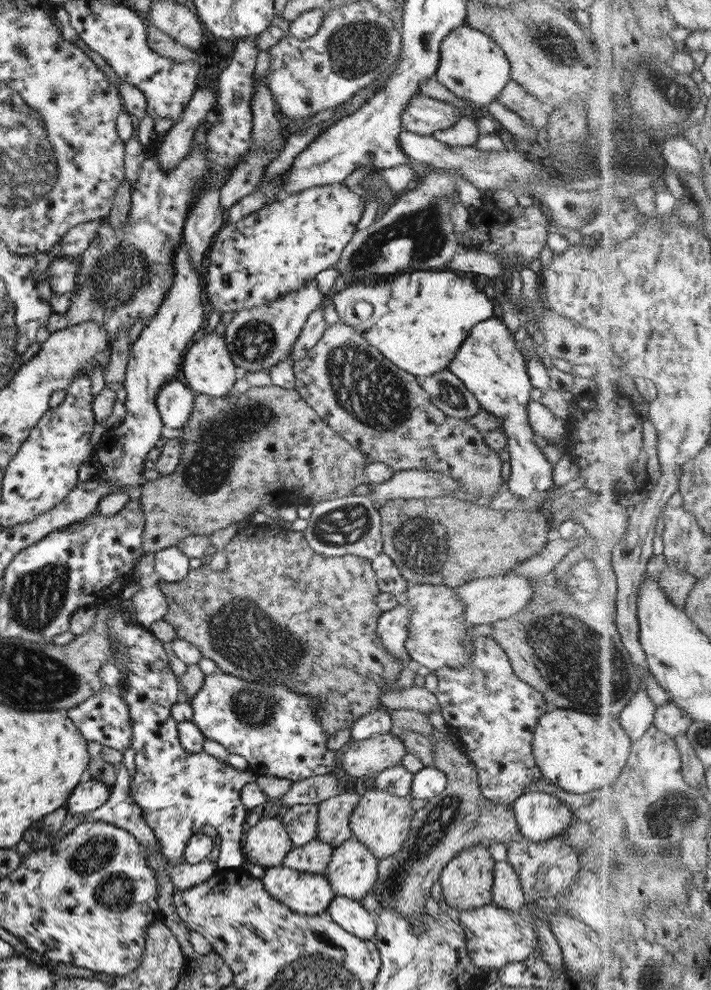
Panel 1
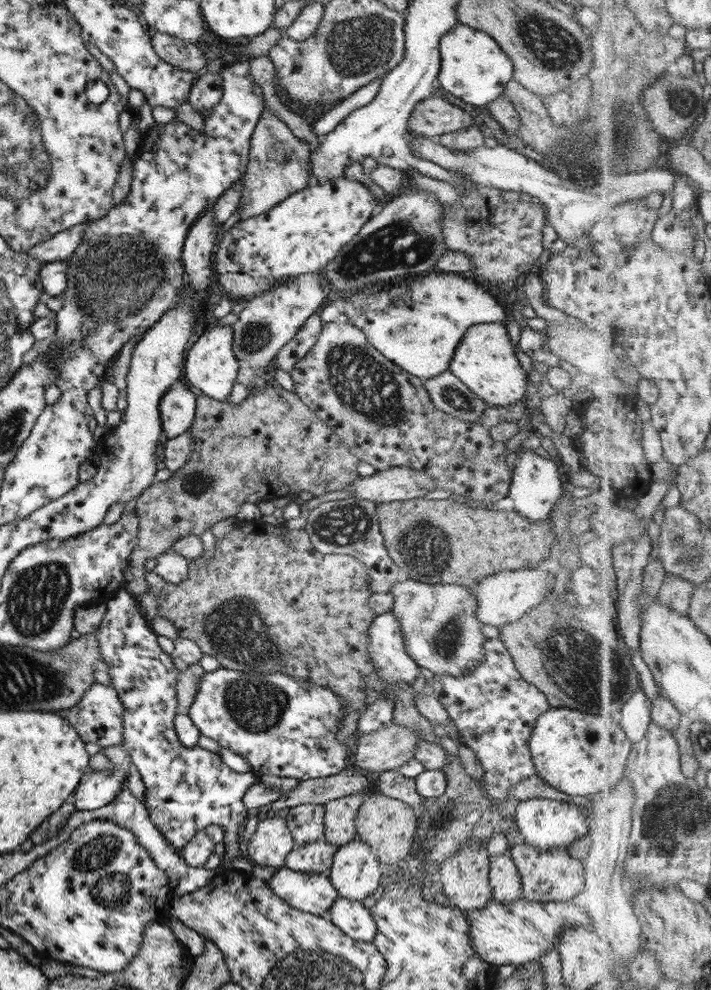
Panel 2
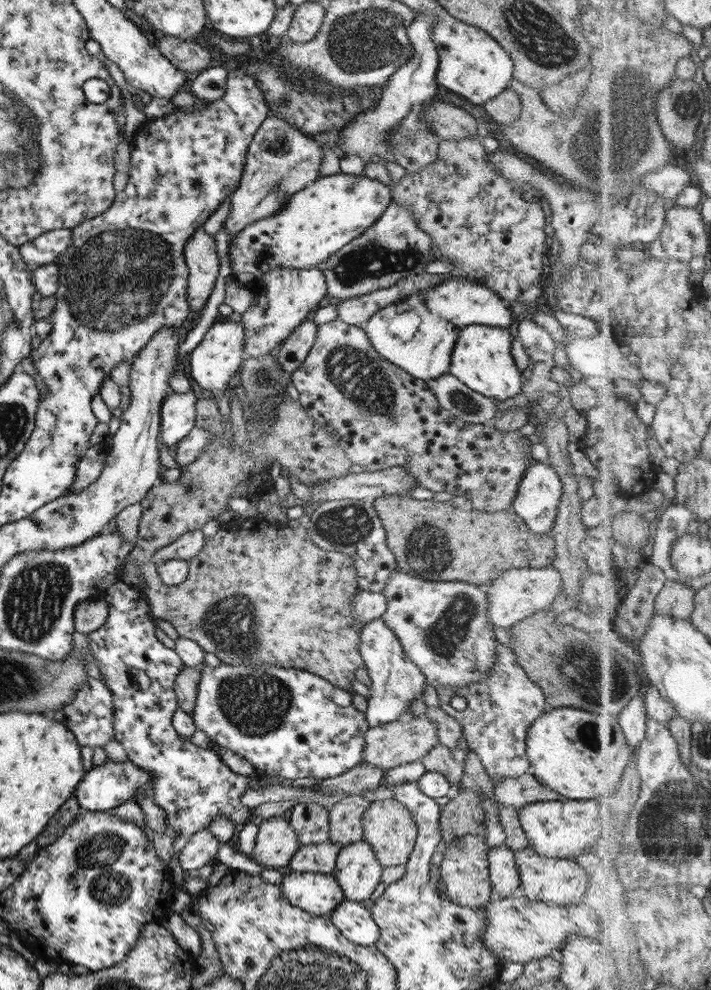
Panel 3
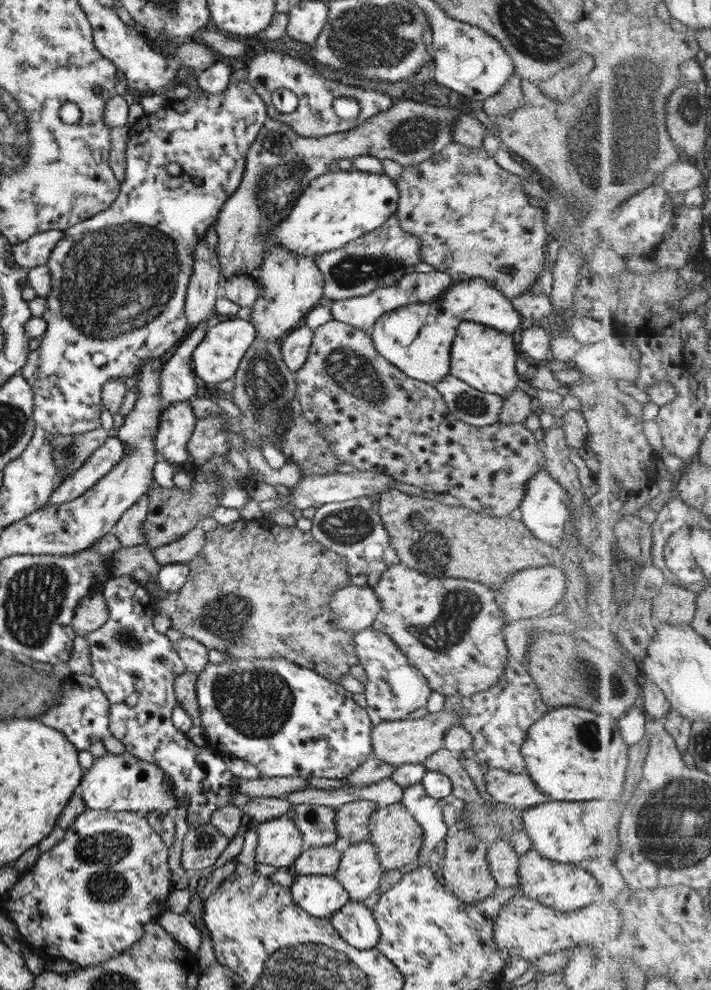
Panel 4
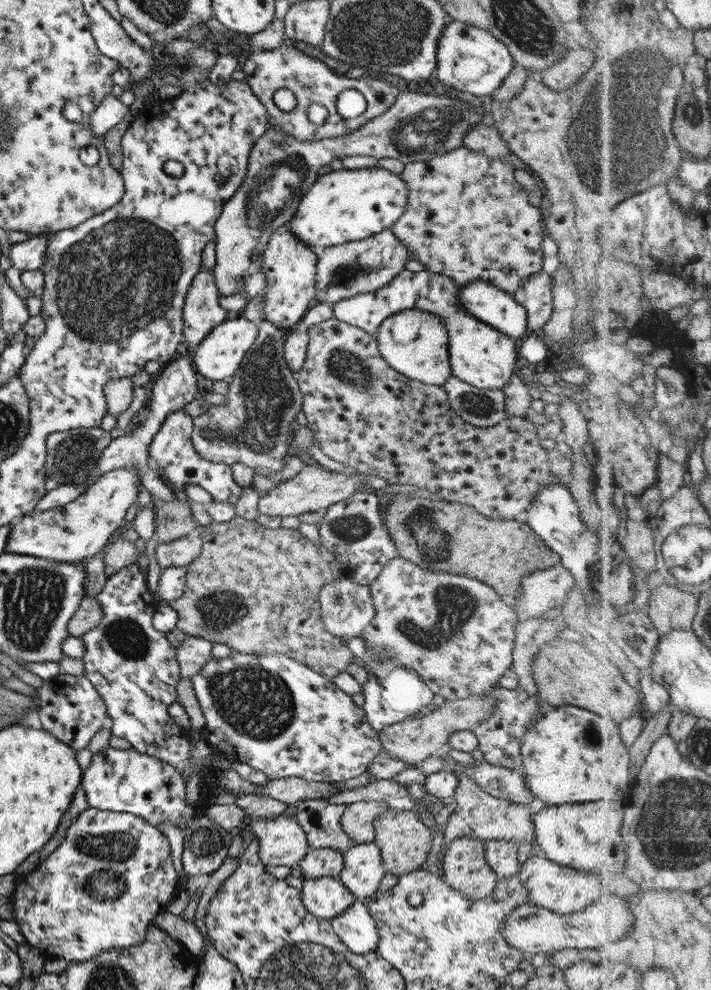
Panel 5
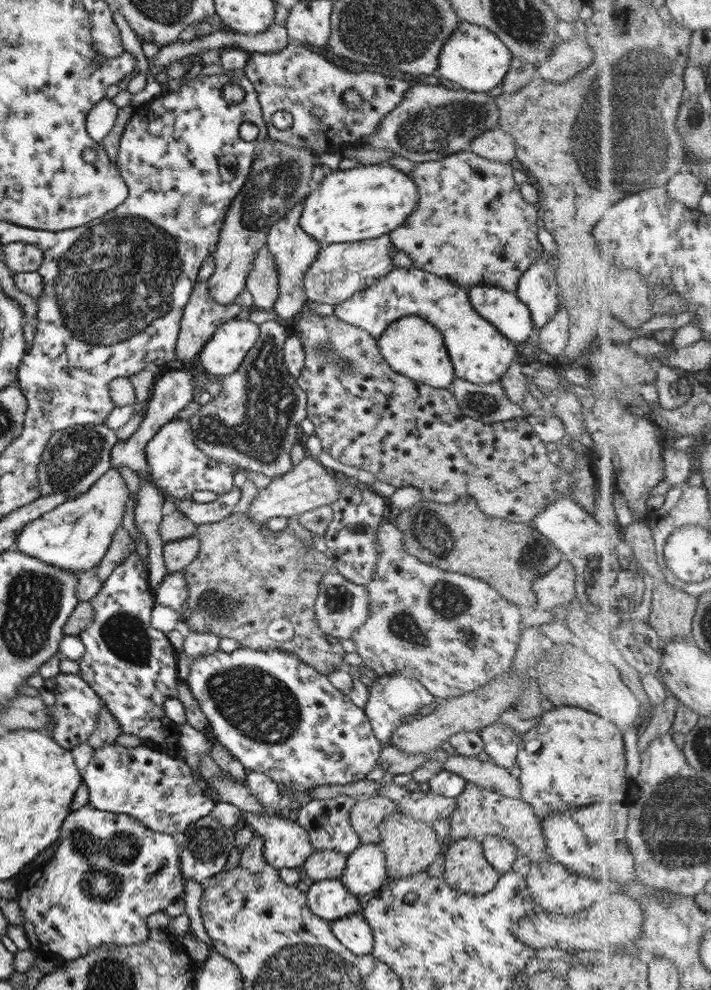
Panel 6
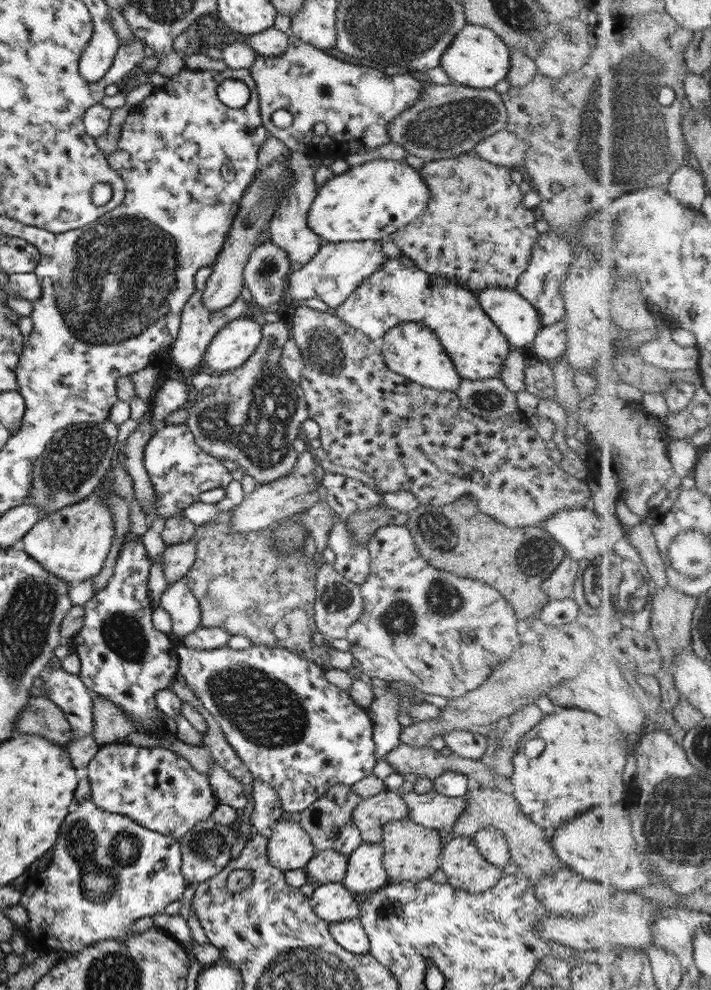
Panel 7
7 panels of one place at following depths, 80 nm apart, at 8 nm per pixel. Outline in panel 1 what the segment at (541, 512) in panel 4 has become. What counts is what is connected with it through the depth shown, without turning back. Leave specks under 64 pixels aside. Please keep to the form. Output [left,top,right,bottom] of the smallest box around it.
[448,317,555,512]

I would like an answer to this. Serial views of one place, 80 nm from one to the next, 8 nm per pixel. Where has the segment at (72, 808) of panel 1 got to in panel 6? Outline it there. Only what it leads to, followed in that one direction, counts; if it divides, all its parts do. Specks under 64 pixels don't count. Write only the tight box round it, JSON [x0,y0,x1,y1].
[81,744,215,838]

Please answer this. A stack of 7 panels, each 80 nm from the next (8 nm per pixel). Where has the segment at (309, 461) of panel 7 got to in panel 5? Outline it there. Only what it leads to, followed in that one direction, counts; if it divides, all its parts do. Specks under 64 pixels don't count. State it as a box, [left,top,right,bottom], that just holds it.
[258,462,372,516]

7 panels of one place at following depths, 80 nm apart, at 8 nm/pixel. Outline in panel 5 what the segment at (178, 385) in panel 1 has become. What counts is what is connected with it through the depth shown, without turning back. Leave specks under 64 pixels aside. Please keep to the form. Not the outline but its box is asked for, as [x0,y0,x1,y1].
[148,409,242,506]

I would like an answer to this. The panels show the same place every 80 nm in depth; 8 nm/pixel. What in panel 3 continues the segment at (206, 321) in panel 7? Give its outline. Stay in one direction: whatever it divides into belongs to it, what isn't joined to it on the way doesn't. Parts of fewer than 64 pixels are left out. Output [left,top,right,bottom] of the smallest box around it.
[183,227,219,312]

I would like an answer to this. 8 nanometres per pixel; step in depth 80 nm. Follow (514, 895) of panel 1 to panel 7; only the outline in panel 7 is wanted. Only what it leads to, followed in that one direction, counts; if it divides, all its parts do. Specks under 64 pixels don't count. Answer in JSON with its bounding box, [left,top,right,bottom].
[471,827,509,868]

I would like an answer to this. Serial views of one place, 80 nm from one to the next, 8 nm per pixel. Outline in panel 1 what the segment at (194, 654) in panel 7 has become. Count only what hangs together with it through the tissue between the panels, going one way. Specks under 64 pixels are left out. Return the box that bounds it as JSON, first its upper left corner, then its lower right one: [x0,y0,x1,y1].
[188,671,337,782]

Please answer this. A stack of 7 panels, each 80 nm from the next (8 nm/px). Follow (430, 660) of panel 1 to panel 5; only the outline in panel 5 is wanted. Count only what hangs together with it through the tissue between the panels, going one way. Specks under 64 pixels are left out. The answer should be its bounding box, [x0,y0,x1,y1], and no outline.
[357,555,517,700]

